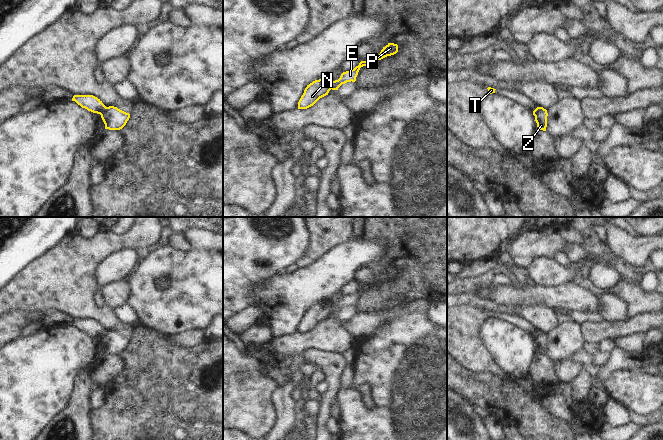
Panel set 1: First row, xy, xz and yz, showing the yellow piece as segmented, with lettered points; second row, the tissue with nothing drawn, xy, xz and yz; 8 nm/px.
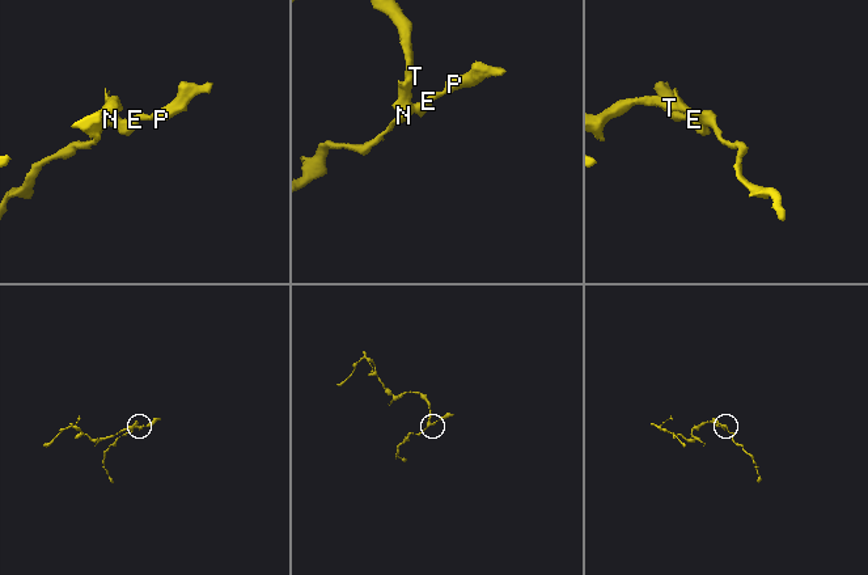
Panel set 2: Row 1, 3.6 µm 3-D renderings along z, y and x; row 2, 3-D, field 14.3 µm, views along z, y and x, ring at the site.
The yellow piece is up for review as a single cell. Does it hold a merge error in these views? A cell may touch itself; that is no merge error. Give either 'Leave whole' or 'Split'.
Split.

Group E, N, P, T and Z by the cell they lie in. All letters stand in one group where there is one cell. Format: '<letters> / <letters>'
E P Z / N T

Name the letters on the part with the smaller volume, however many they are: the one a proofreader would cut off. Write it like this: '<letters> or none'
E, P, Z

